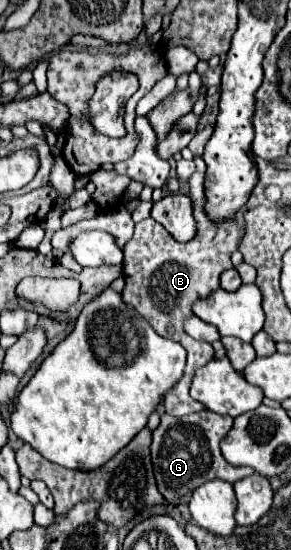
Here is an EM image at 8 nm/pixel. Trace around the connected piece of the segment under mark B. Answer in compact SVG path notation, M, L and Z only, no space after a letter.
M193 156L193 162L197 168L189 180L189 186L191 186L191 198L193 198L193 216L197 218L197 236L181 244L161 224L153 222L153 218L147 218L135 226L135 234L131 242L125 246L125 260L123 260L123 274L125 274L123 302L133 306L159 336L175 340L187 350L185 372L181 380L177 382L177 386L173 386L173 390L169 390L169 394L165 394L163 398L165 410L171 416L185 416L185 414L205 410L201 402L189 396L189 386L191 386L193 372L205 366L213 358L213 346L207 342L197 342L189 334L185 334L183 320L193 316L191 304L195 300L207 298L219 288L219 276L223 270L233 268L231 254L237 250L239 240L243 236L243 230L237 226L235 220L213 224L207 218L207 214L203 212L203 206L205 206L203 178L205 178L207 166L201 156Z

